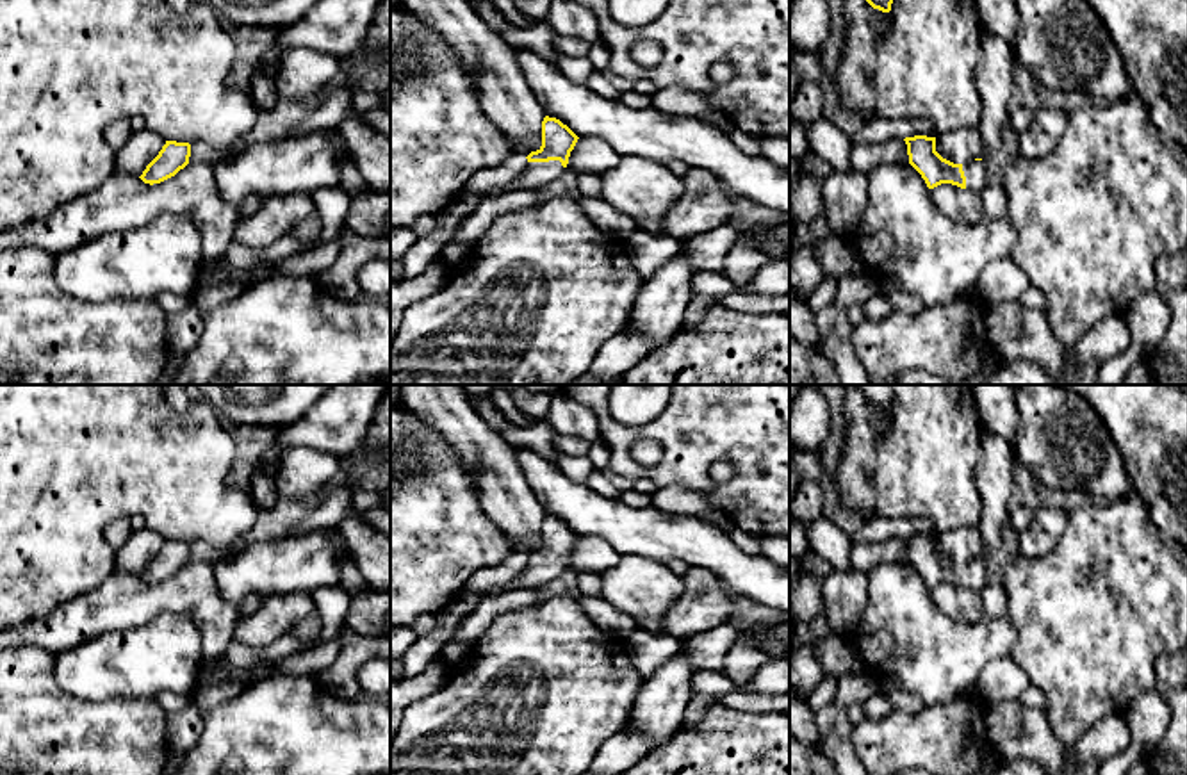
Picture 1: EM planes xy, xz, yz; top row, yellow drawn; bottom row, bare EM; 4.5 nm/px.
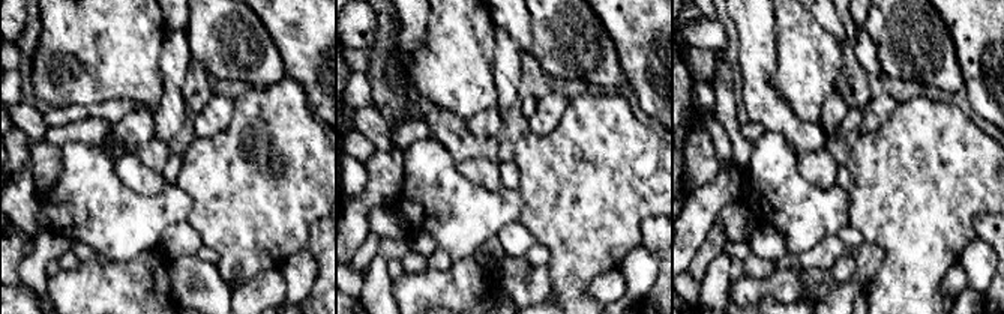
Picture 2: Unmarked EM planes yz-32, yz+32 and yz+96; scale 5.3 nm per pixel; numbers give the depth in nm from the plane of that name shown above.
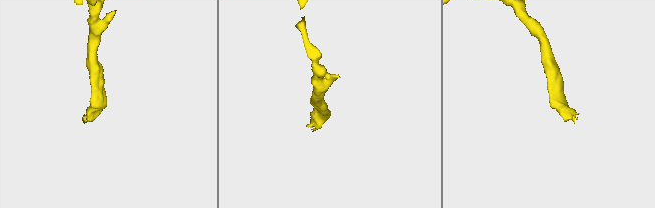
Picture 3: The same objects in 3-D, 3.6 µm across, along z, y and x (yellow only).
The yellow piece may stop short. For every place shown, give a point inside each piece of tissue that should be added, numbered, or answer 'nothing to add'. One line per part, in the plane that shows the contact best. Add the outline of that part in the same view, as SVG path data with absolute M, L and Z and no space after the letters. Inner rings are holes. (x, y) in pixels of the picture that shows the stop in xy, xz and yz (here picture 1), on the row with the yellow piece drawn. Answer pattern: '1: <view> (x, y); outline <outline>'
1: xz (535, 175); outline M560 160L528 162L526 169L512 182L510 187L494 191L488 196L503 194L508 191L536 191L556 180L563 171L565 167Z

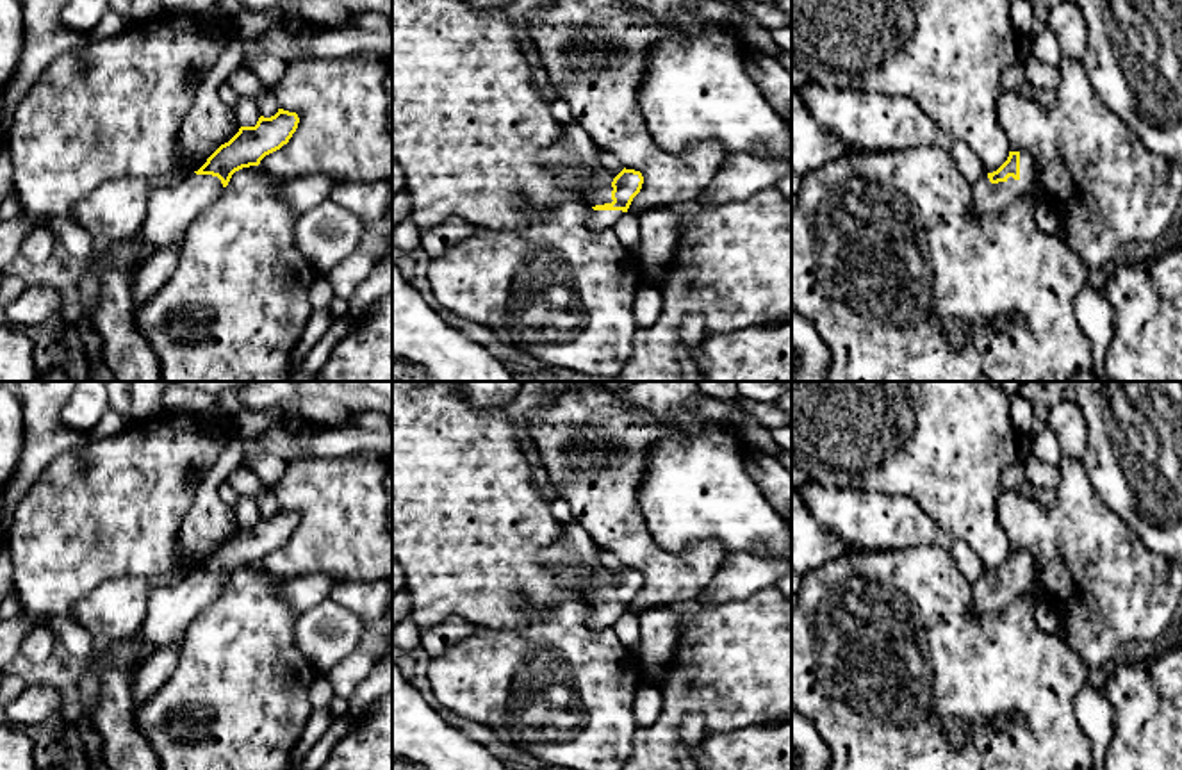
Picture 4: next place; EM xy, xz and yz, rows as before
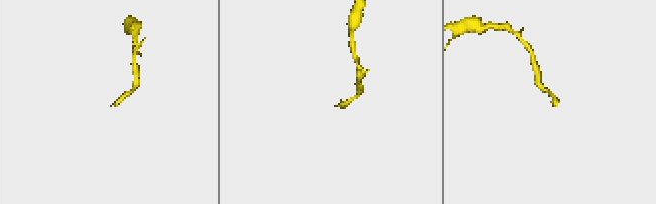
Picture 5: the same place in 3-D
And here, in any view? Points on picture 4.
1: xz (573, 152); outline M576 123L562 125L562 135L547 148L540 150L540 164L553 166L562 173L563 184L583 185L581 173L585 169L597 171L603 178L603 191L595 198L585 200L590 209L585 219L587 228L613 228L622 210L595 210L595 205L612 203L613 175L606 171L597 159L597 148L590 135Z

